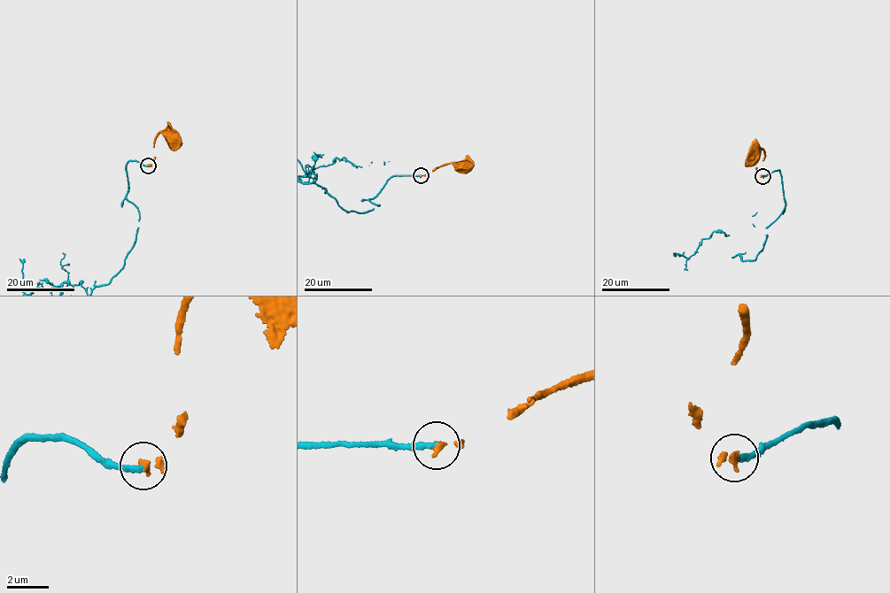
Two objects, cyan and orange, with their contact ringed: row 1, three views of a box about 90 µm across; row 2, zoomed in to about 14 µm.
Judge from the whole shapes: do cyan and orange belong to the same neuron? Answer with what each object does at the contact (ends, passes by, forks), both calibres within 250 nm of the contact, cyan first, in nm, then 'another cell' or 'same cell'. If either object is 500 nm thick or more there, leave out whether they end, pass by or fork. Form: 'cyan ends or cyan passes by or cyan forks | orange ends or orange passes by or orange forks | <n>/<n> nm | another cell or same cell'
cyan ends | orange ends | 280/280 nm | same cell

